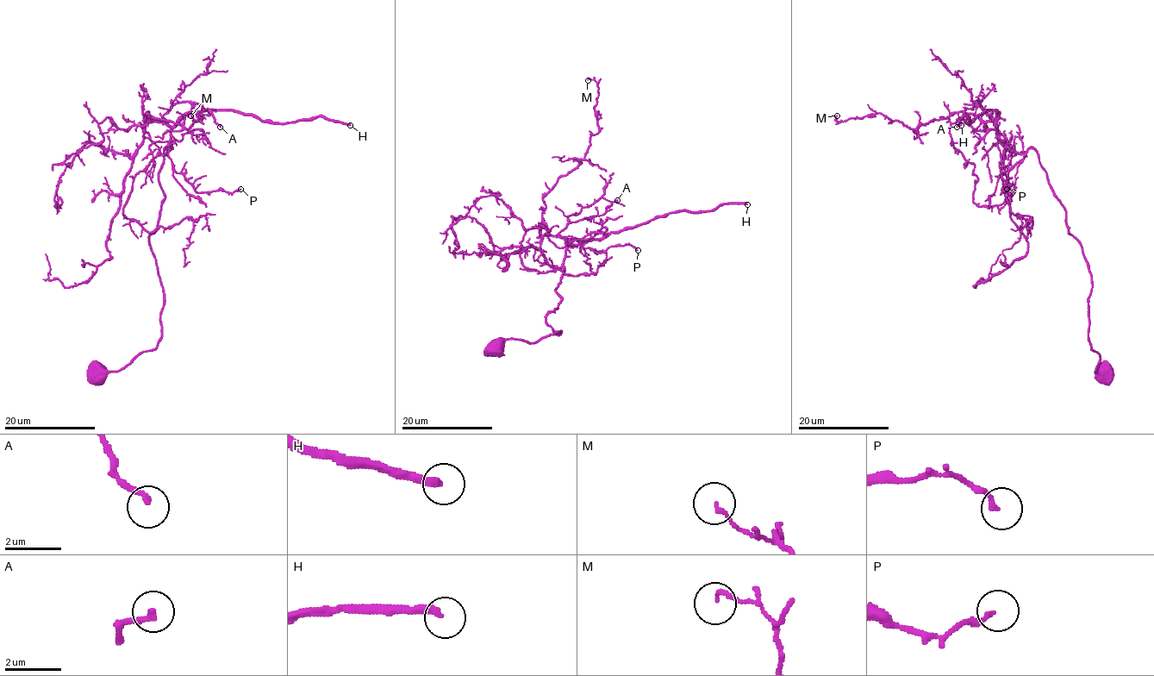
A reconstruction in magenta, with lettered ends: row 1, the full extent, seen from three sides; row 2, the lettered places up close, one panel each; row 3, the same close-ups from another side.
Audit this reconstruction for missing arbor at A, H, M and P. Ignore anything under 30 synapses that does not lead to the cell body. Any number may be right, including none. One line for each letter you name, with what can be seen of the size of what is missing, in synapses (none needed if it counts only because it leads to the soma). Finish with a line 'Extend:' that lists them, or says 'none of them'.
H: Roughly 300 synapses
Extend: H

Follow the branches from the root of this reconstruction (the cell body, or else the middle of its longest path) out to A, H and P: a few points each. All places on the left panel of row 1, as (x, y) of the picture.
A: (100, 376), (161, 336), (149, 235), (165, 197), (163, 115), (193, 102), (220, 127)
H: (100, 376), (161, 336), (149, 235), (170, 130), (204, 111), (350, 125)
P: (100, 376), (161, 336), (149, 235), (168, 143), (172, 168), (197, 192), (240, 189)

